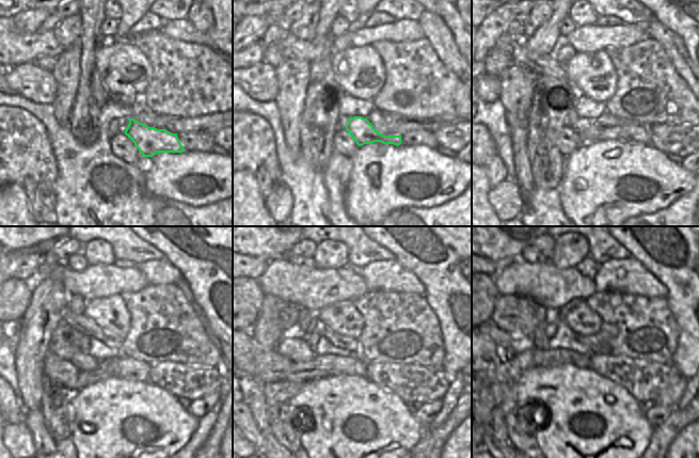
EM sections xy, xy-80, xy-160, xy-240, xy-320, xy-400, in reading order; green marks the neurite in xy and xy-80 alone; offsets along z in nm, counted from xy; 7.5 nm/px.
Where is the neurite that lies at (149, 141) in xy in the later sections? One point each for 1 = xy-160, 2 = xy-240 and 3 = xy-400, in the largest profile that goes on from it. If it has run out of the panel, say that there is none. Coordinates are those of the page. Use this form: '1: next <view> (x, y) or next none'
1: next xy-160 (583, 124)
2: next xy-240 (85, 363)
3: next xy-400 (518, 344)

